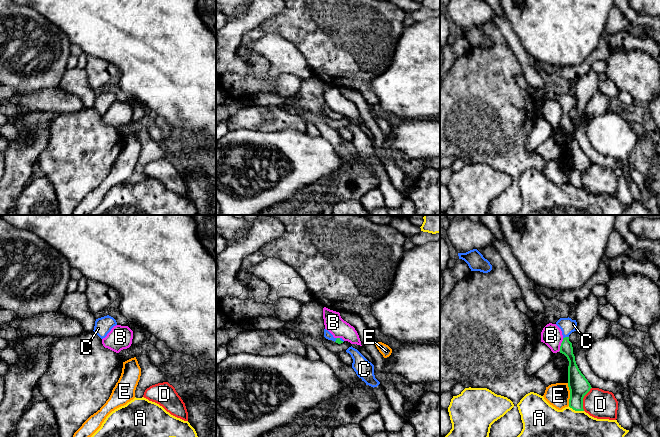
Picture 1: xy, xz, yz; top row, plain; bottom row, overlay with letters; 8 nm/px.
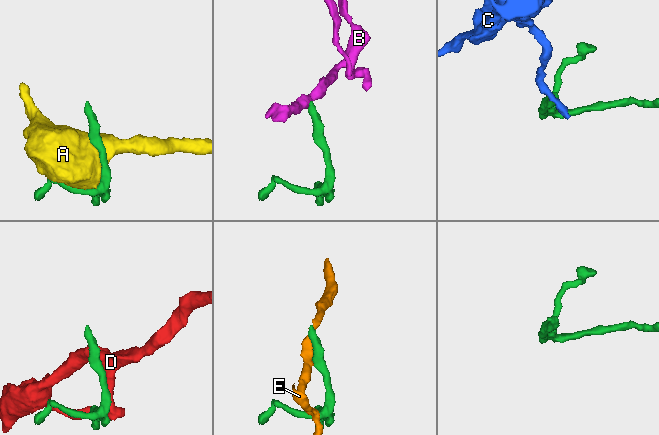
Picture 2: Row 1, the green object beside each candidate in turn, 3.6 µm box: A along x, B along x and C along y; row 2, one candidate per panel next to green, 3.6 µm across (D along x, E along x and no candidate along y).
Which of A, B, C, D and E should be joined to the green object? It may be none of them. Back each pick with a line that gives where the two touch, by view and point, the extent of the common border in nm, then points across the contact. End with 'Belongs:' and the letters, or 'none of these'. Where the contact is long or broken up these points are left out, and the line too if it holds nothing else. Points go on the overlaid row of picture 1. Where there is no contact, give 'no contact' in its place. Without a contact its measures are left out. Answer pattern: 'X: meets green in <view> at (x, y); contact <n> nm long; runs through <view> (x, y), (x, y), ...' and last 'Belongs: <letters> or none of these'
C: meets green in yz at (565, 337); contact 50 nm long; runs through yz (566, 348), (565, 337), (567, 325)
Belongs: C

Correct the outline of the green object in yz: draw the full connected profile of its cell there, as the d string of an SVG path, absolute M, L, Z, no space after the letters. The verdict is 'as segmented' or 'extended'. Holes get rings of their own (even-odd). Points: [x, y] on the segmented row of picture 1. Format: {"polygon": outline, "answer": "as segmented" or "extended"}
{"polygon": "M560 318L556 325L561 329L563 341L560 346L560 353L564 354L568 361L568 387L570 390L569 407L575 411L584 411L583 398L592 388L588 380L579 370L573 354L572 343L569 335L576 331L577 322L571 318Z", "answer": "extended"}

